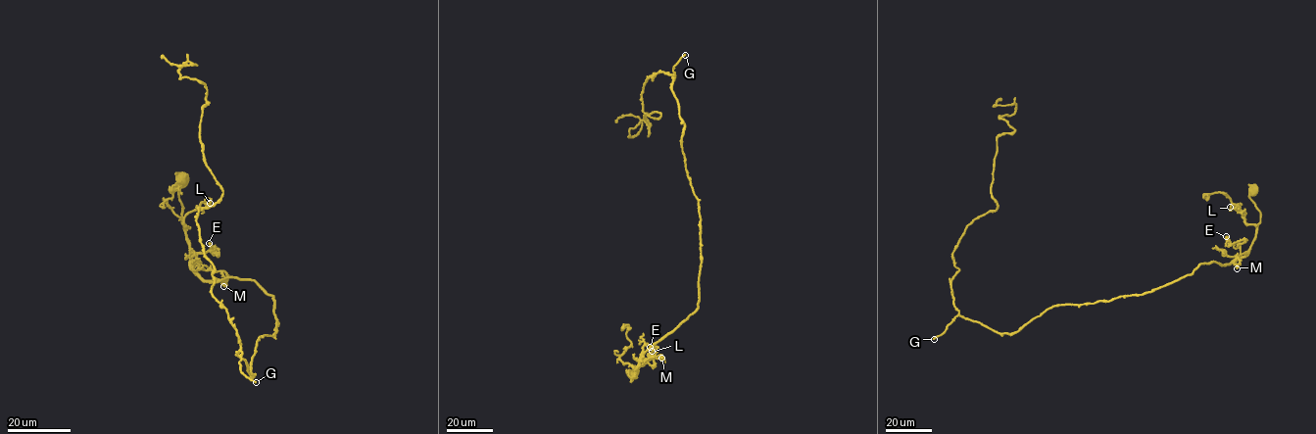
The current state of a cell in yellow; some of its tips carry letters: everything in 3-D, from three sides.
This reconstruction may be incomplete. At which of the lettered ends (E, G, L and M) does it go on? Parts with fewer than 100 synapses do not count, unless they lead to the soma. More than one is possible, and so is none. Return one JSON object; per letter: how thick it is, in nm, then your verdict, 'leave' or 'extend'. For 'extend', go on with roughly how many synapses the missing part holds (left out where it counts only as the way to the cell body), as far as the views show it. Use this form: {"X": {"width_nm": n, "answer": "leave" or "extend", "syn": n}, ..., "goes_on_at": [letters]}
{"E": {"width_nm": 140, "answer": "leave"}, "G": {"width_nm": 190, "answer": "extend", "syn": 140}, "L": {"width_nm": 180, "answer": "leave"}, "M": {"width_nm": 200, "answer": "leave"}, "goes_on_at": ["G"]}

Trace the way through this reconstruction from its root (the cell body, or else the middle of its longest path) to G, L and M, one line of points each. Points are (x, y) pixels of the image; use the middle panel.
G: (632, 375), (629, 370), (630, 381), (641, 357), (699, 302), (699, 206), (671, 89), (673, 67), (685, 55)
L: (632, 375), (629, 370), (630, 381), (634, 373), (632, 365), (639, 366), (645, 360), (649, 361), (652, 351)
M: (632, 375), (629, 370), (630, 381), (648, 359), (658, 358), (661, 355), (661, 358)

